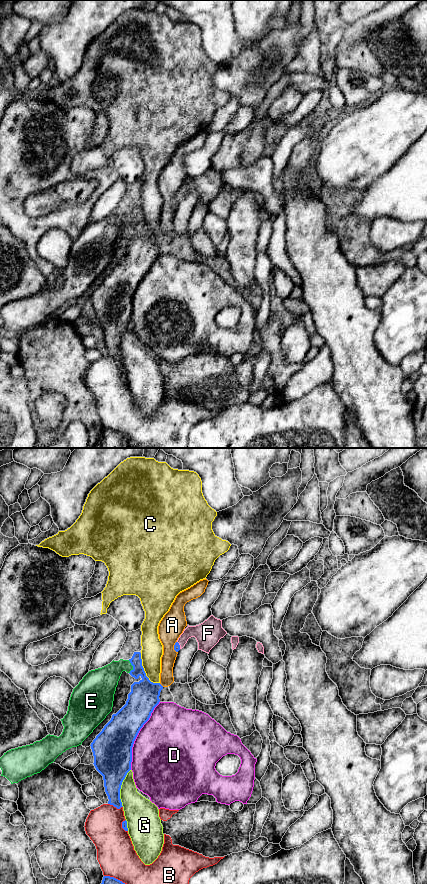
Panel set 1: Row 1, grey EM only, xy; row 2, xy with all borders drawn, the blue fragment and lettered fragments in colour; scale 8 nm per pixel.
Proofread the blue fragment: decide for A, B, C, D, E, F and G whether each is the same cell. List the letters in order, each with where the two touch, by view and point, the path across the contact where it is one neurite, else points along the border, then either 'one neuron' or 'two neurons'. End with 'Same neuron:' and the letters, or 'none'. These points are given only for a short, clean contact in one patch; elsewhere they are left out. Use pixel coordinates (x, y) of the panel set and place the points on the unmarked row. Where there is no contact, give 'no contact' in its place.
A: meets blue in xy at (160, 236); two neurons
B: meets blue in xy at (115, 358); two neurons
C: meets blue in xy at (144, 223); two neurons
D: meets blue in xy at (137, 286); two neurons
E: meets blue in xy at (133, 219); two neurons
F: meets blue in xy at (179, 197); runs through xy (176, 199), (179, 197), (189, 185), (207, 186); one neuron
G: meets blue in xy at (120, 340); two neurons
Same neuron: F

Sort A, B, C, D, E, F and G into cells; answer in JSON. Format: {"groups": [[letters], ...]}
{"groups": [["A"], ["B"], ["C"], ["D"], ["E"], ["F"], ["G"]]}

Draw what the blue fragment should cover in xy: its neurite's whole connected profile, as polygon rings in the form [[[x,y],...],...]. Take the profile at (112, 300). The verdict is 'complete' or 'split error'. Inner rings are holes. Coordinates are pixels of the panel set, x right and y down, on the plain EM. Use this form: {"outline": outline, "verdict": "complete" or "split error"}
{"outline": [[[134,204],[129,211],[133,221],[130,227],[139,234],[131,237],[126,256],[112,267],[111,272],[91,295],[94,318],[103,328],[108,356],[120,361],[120,341],[127,325],[131,322],[134,293],[159,256],[163,238],[153,235],[146,228],[140,204]]], "verdict": "complete"}

